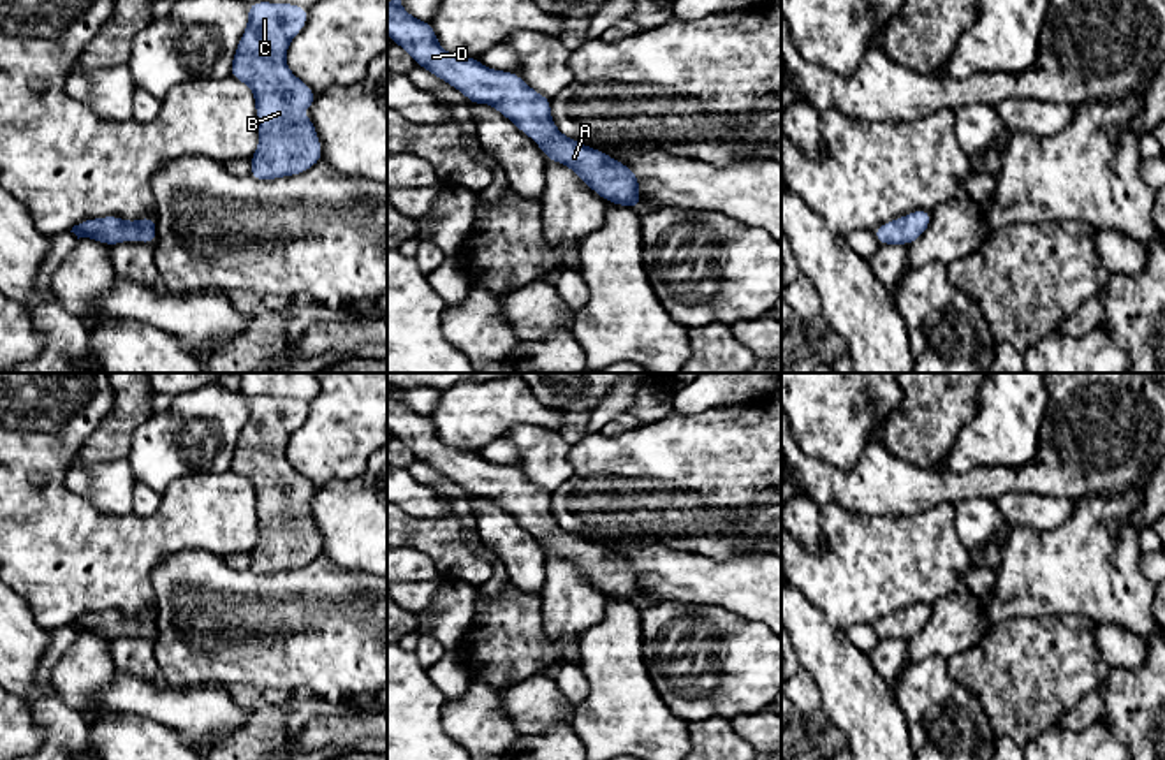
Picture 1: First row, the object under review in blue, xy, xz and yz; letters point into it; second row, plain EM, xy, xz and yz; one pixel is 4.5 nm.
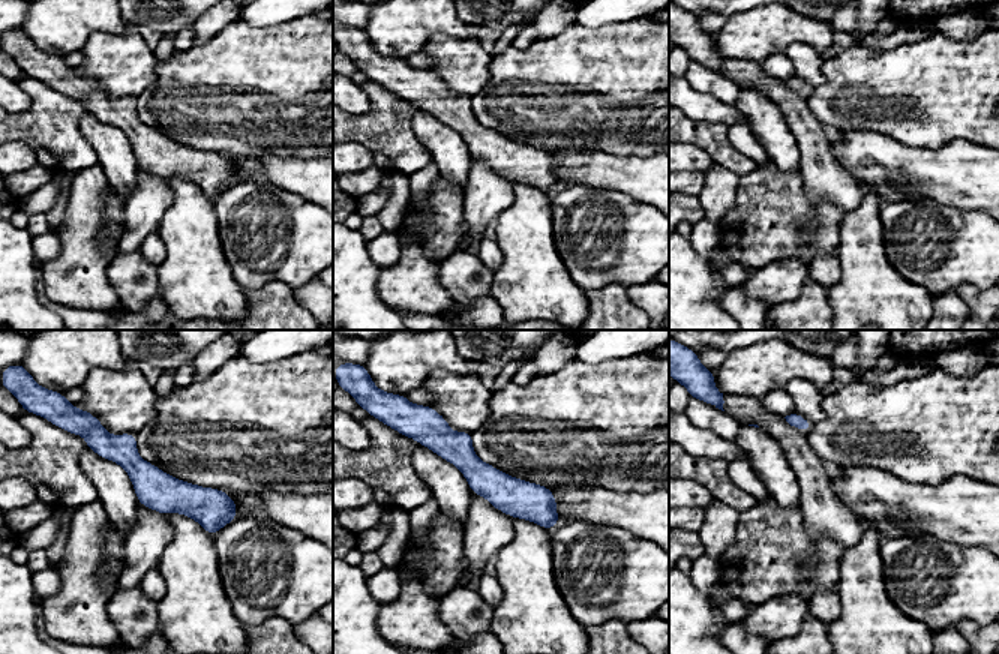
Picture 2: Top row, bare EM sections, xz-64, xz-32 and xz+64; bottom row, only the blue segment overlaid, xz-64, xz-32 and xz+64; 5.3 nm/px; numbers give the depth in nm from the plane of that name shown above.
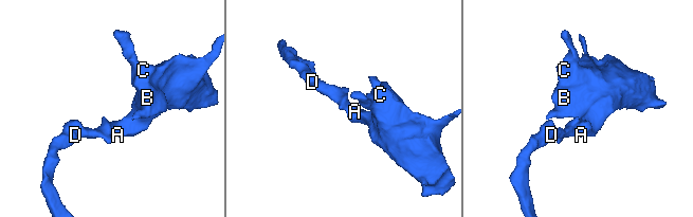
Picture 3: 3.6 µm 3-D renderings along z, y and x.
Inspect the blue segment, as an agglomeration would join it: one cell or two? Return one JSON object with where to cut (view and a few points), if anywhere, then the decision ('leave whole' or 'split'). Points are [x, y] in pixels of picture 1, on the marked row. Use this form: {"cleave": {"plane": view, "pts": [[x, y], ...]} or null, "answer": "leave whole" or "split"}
{"cleave": null, "answer": "leave whole"}

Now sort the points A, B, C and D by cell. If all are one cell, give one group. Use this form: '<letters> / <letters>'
A B C D

